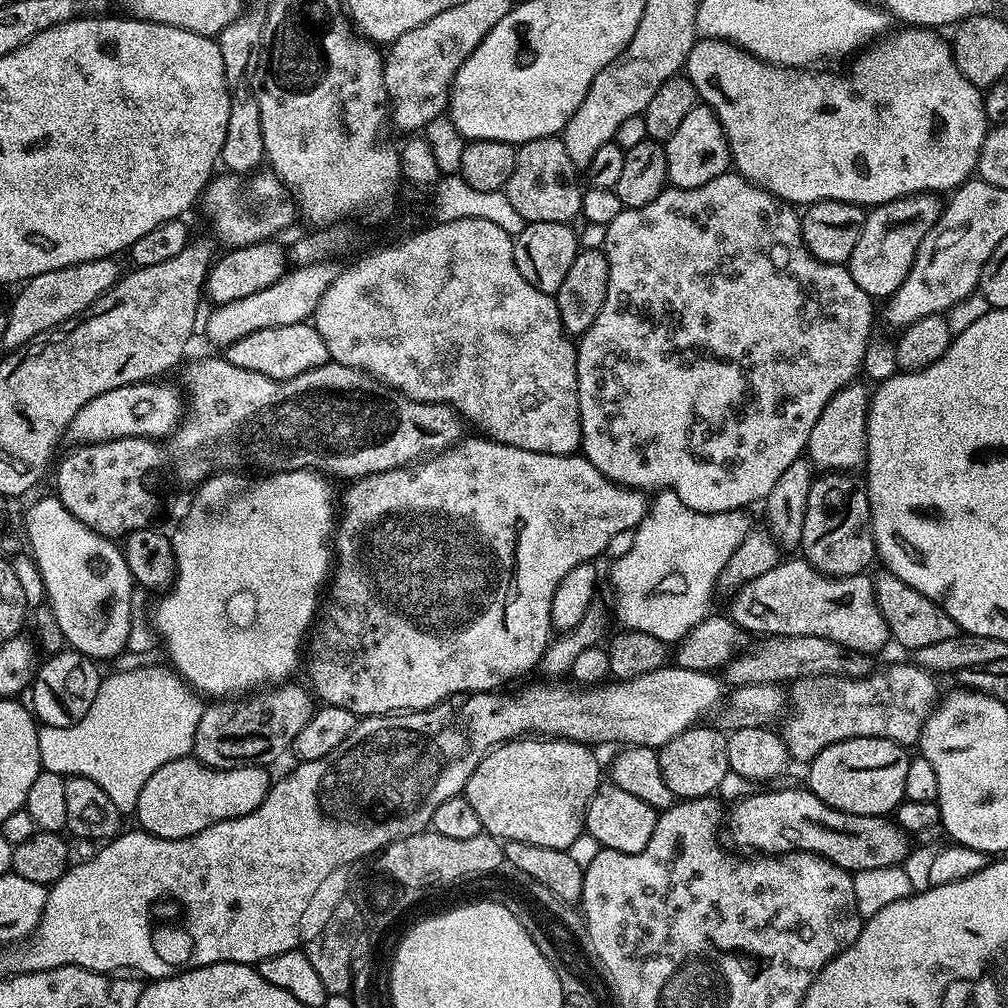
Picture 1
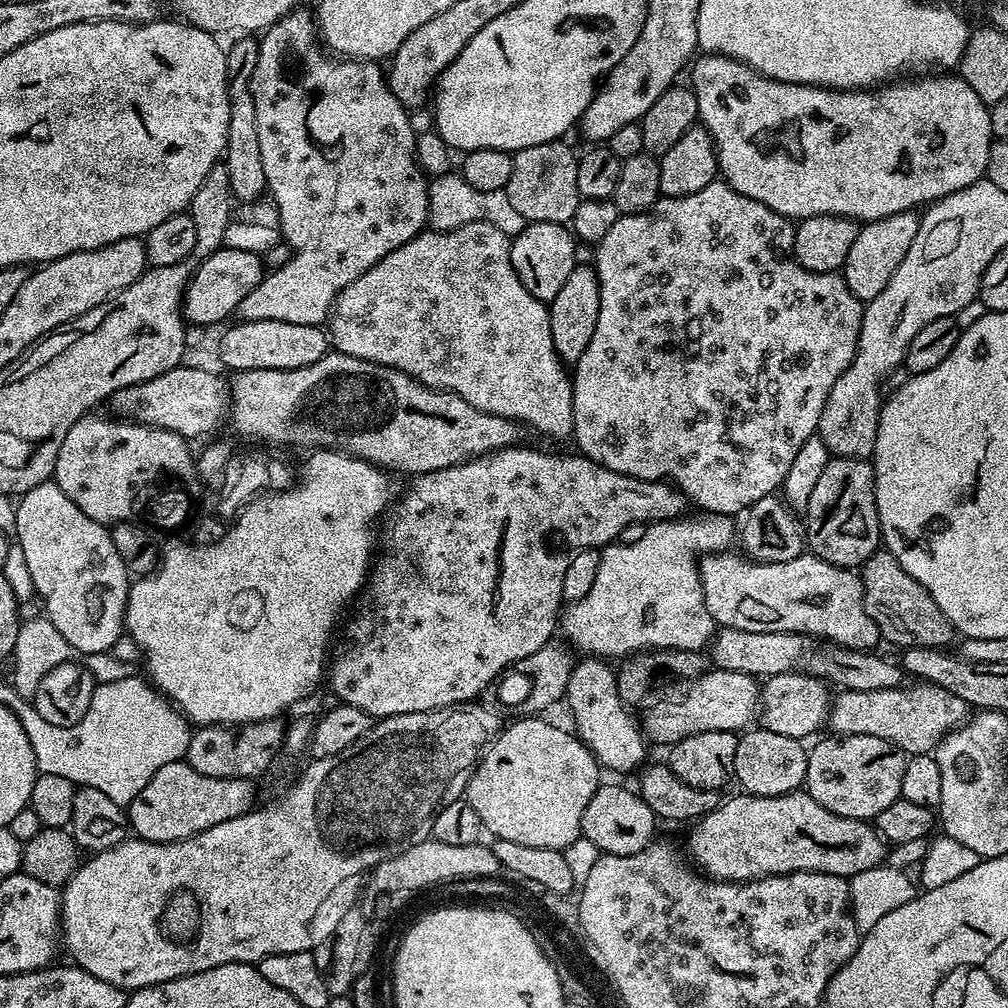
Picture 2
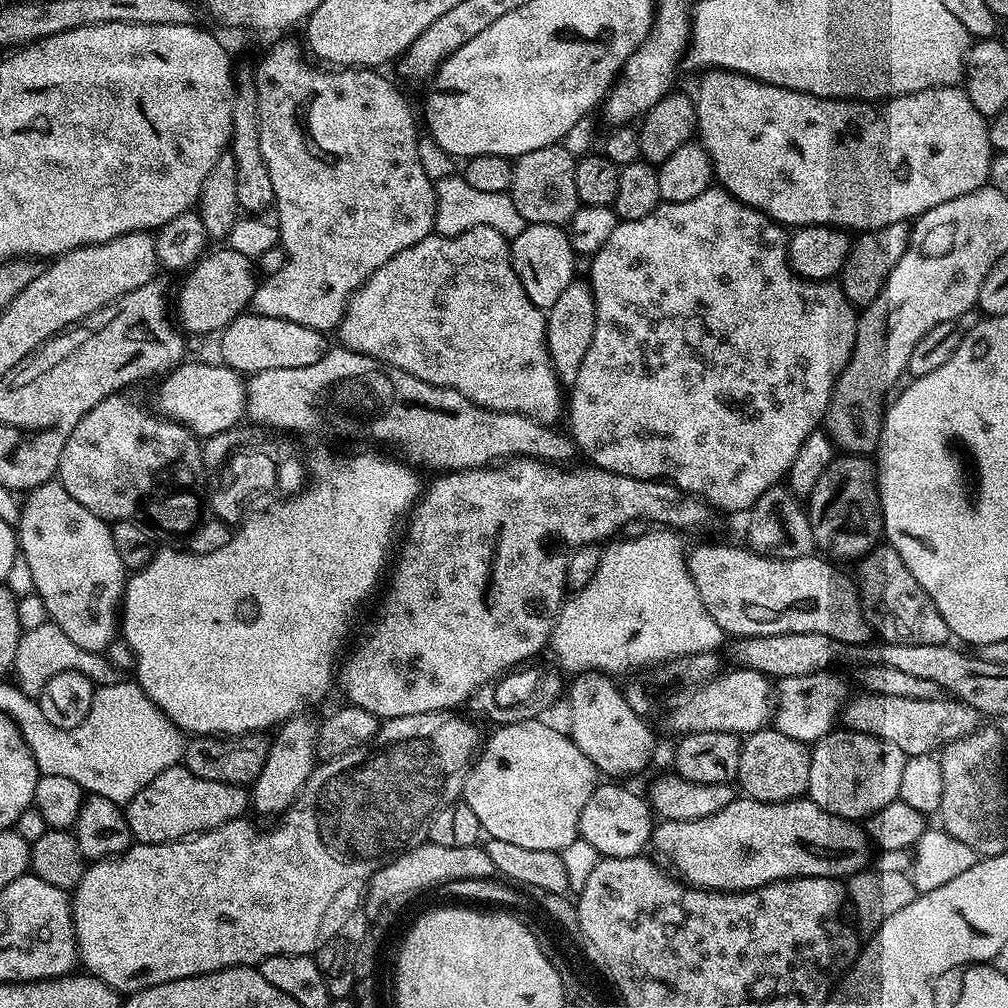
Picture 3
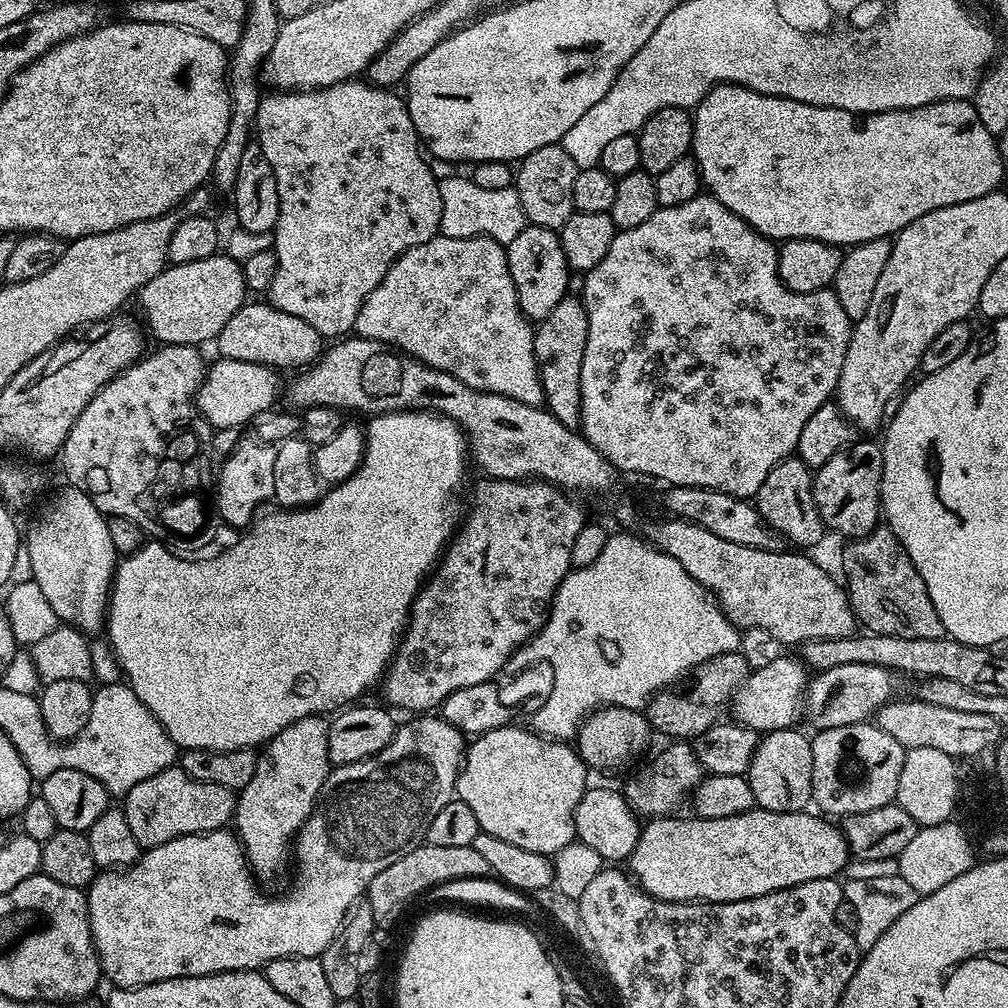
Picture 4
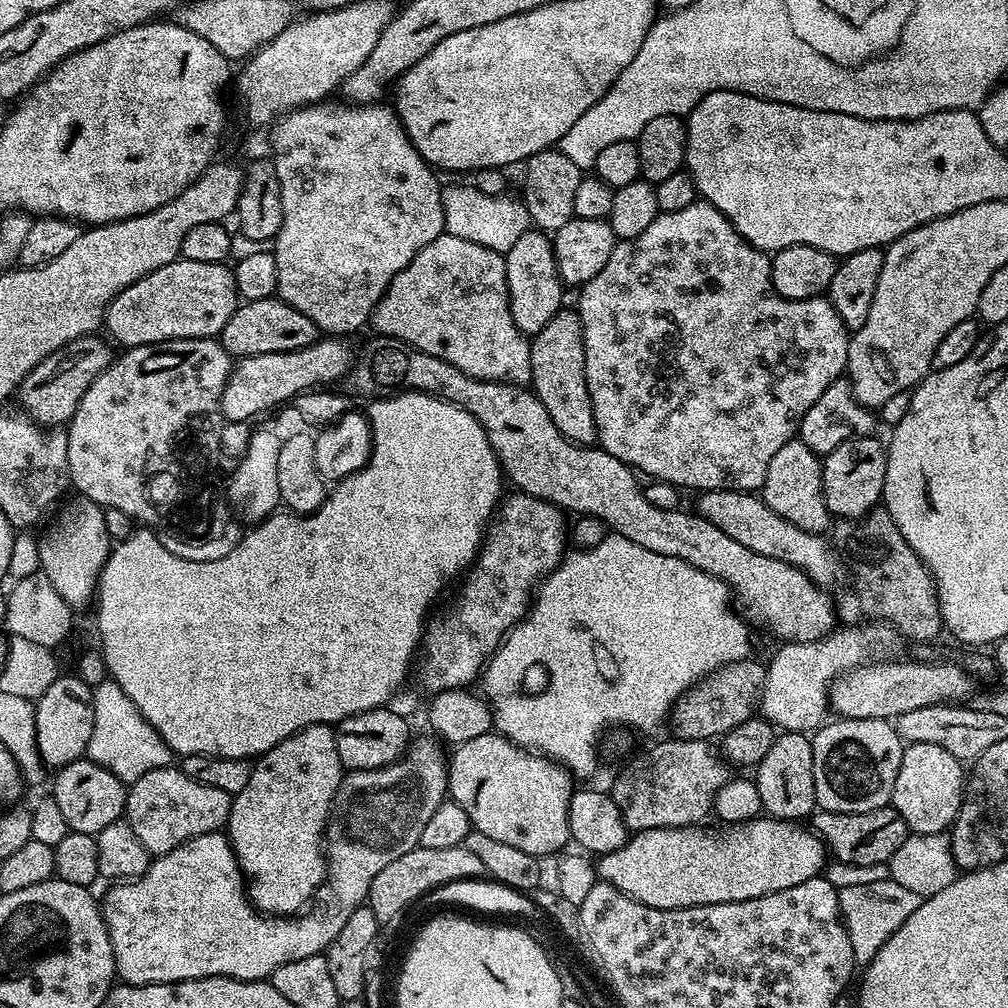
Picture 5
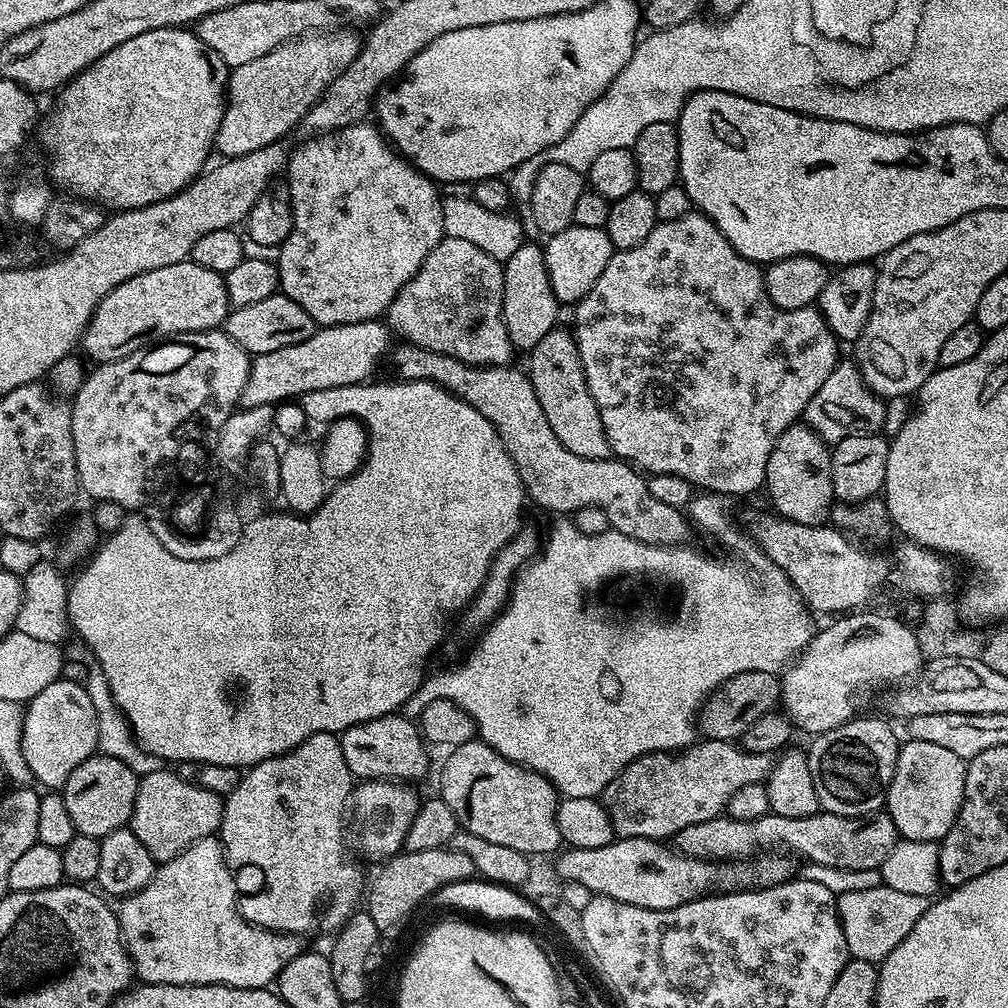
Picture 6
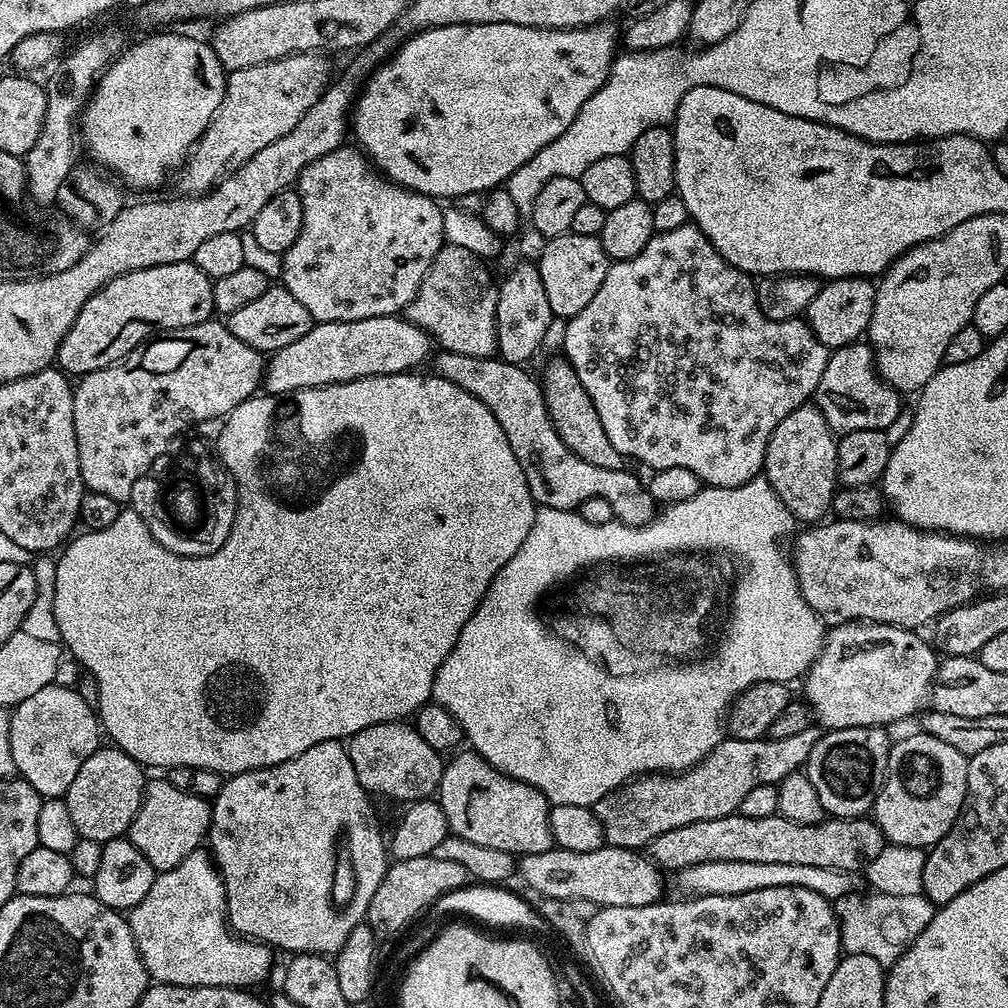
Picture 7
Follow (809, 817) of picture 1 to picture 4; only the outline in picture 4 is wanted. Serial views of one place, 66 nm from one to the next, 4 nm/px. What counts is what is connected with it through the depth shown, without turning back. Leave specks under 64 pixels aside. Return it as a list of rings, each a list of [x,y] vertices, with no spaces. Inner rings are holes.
[[[755,807],[742,814],[730,814],[730,818],[721,820],[691,819],[683,820],[680,814],[652,818],[640,829],[640,837],[626,868],[640,889],[649,892],[654,898],[679,904],[725,904],[749,900],[762,894],[798,886],[802,882],[839,877],[850,859],[843,831],[837,825],[835,828],[831,819],[812,810],[774,813],[772,810]]]

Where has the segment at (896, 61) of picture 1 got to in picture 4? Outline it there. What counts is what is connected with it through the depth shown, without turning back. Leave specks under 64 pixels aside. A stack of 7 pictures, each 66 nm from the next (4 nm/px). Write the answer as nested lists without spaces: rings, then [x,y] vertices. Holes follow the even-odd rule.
[[[718,84],[708,91],[694,109],[692,116],[692,151],[696,164],[700,167],[700,178],[703,187],[716,199],[722,202],[738,218],[742,218],[756,232],[768,237],[773,242],[786,240],[817,240],[837,246],[851,246],[895,237],[910,222],[922,218],[930,210],[942,206],[954,206],[958,202],[970,202],[986,194],[997,191],[1004,180],[1006,162],[1000,157],[1000,146],[997,137],[982,126],[976,107],[968,100],[943,100],[917,108],[894,110],[893,112],[869,112],[861,114],[850,110],[810,106],[806,102],[794,102],[790,98],[778,98],[758,94],[741,84]]]

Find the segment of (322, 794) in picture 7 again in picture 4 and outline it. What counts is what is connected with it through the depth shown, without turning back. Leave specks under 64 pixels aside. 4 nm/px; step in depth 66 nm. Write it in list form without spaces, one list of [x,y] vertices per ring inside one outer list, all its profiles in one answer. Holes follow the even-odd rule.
[[[323,715],[307,716],[278,733],[273,740],[263,745],[256,758],[254,778],[246,782],[236,798],[236,815],[234,831],[244,845],[244,854],[248,858],[248,867],[252,869],[257,881],[272,880],[284,872],[284,867],[290,864],[290,849],[302,825],[316,810],[320,799],[320,791],[330,771],[328,763],[328,725],[329,721]]]

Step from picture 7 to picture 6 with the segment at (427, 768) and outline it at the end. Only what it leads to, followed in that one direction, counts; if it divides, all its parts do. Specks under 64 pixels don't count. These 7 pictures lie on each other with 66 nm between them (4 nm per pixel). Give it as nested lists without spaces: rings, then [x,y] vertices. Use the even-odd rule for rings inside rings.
[[[404,714],[379,716],[373,720],[367,720],[361,724],[355,724],[339,733],[342,754],[346,757],[346,766],[350,766],[350,774],[357,781],[366,780],[400,780],[412,778],[408,776],[424,776],[428,772],[428,752],[426,741],[420,734],[420,729],[404,717]]]

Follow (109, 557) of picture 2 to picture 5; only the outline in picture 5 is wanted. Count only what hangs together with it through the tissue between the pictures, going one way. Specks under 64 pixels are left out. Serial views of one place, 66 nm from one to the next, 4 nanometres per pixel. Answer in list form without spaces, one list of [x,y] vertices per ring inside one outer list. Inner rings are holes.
[[[83,498],[70,503],[54,520],[48,532],[39,539],[40,570],[65,603],[73,609],[88,605],[95,597],[99,574],[112,549],[102,507]]]

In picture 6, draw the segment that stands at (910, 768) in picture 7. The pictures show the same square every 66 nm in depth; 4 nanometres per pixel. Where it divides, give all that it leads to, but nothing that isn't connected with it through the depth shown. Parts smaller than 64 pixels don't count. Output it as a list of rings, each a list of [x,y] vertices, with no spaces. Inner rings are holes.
[[[905,739],[896,755],[894,778],[888,787],[886,811],[906,840],[939,842],[954,826],[964,801],[966,761],[942,746],[921,740]]]

